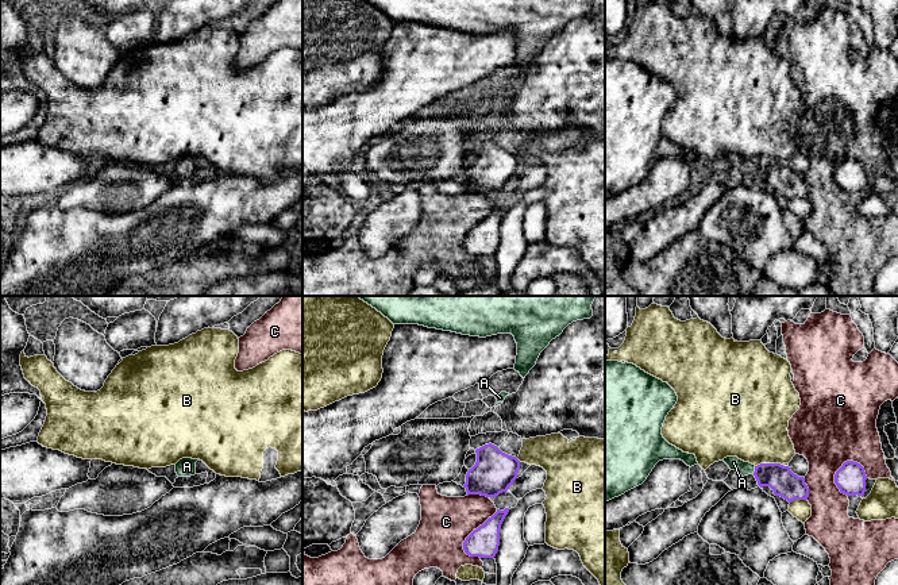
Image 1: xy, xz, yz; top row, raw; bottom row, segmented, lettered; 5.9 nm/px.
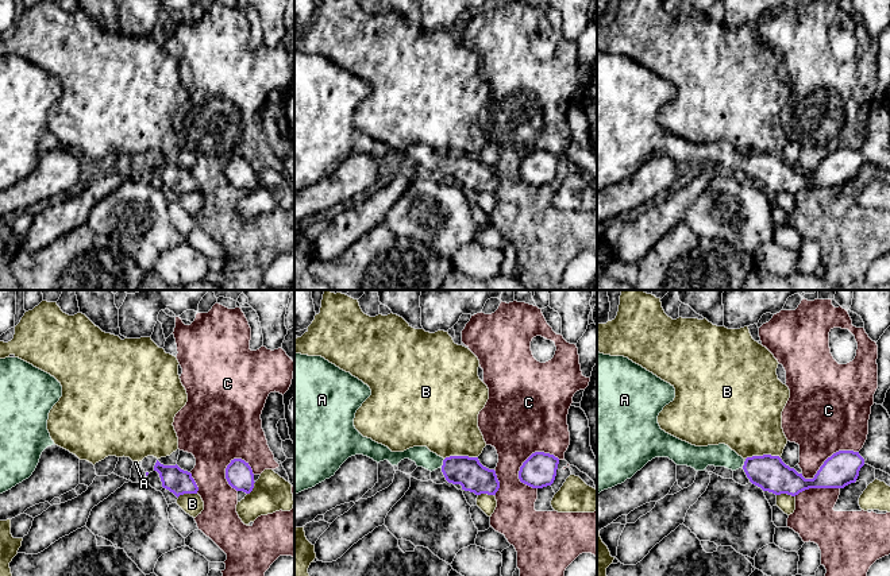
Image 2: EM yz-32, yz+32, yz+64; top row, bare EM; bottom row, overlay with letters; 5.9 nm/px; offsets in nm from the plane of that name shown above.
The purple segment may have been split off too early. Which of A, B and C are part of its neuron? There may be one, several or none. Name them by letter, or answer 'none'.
A

